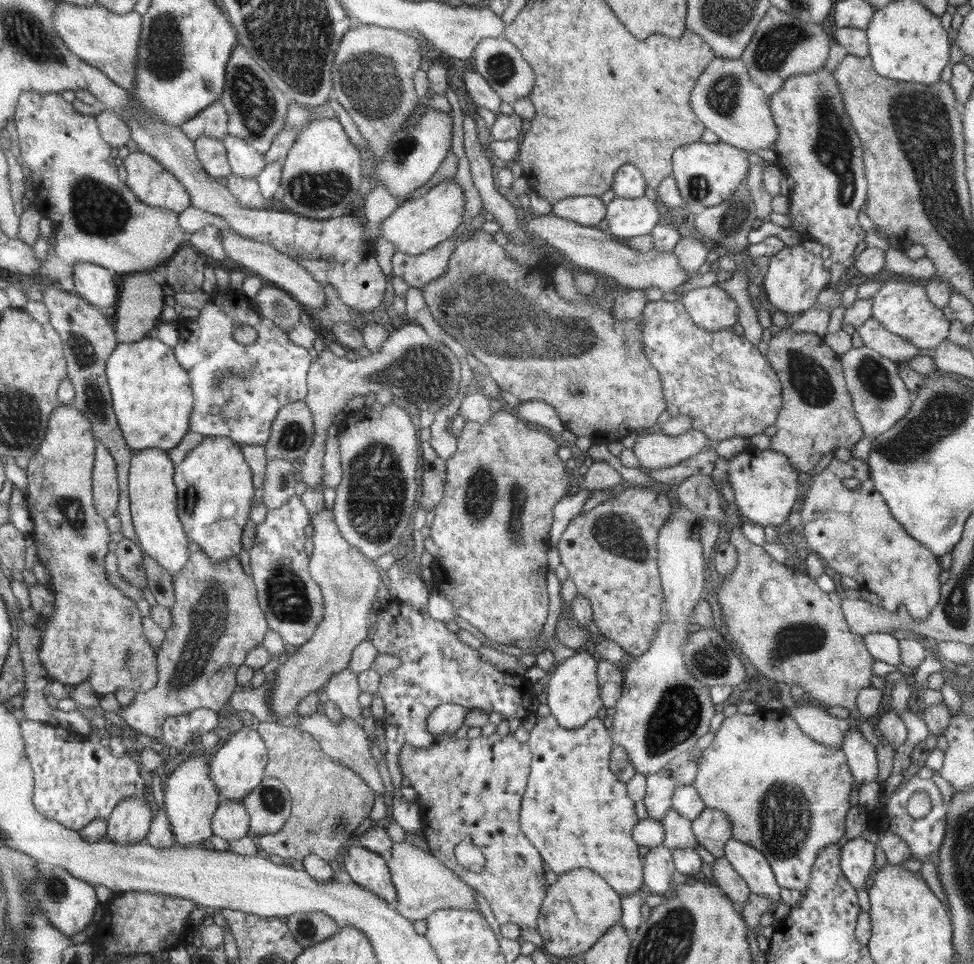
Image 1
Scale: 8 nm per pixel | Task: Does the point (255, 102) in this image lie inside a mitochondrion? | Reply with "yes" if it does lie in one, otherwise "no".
yes

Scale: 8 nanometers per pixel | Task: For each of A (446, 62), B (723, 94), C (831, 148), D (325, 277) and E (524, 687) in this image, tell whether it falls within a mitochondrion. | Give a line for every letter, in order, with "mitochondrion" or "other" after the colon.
A: other
B: mitochondrion
C: mitochondrion
D: other
E: other

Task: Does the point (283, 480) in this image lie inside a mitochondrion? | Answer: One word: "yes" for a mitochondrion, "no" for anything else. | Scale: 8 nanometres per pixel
yes

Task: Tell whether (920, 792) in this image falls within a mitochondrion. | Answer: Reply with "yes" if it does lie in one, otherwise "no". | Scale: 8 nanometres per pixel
no

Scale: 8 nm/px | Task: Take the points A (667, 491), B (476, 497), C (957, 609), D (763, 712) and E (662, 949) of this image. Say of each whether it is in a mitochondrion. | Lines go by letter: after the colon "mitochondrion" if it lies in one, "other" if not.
A: other
B: mitochondrion
C: mitochondrion
D: other
E: mitochondrion

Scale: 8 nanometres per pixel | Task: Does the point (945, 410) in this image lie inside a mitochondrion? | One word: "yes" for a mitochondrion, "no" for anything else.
yes

